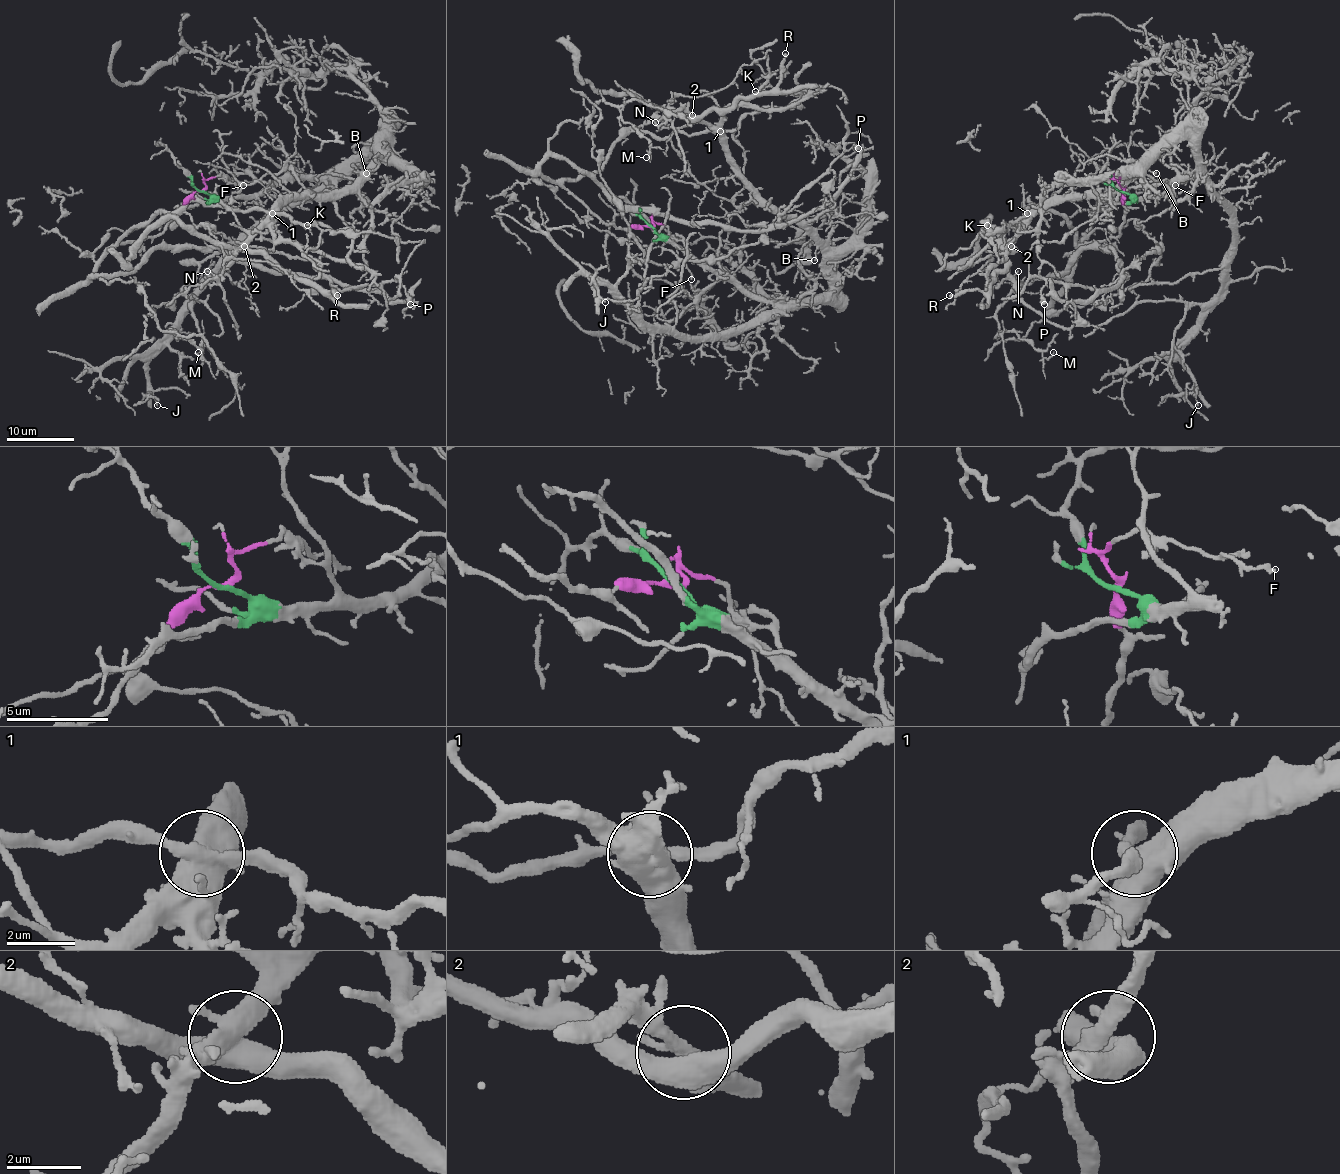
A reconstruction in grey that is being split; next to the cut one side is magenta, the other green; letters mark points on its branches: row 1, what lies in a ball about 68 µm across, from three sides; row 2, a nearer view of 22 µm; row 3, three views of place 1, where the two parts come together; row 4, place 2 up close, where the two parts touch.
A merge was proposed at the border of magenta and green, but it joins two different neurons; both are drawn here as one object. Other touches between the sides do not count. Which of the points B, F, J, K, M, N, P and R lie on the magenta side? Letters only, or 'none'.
F, K, M, P, R

